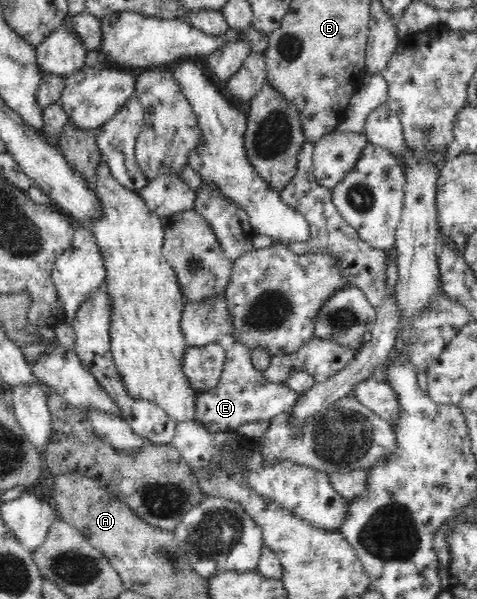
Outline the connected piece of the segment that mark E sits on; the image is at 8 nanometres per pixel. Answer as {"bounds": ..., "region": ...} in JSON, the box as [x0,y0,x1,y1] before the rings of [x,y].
{"bounds":[194,341,303,433],"region":[[[234,341],[226,350],[224,370],[217,387],[198,394],[194,420],[211,433],[237,433],[241,425],[253,421],[266,425],[272,417],[284,413],[285,409],[291,409],[297,399],[303,397],[303,394],[297,394],[287,386],[271,383],[262,371],[255,369],[251,354],[252,350],[244,343]]]}

